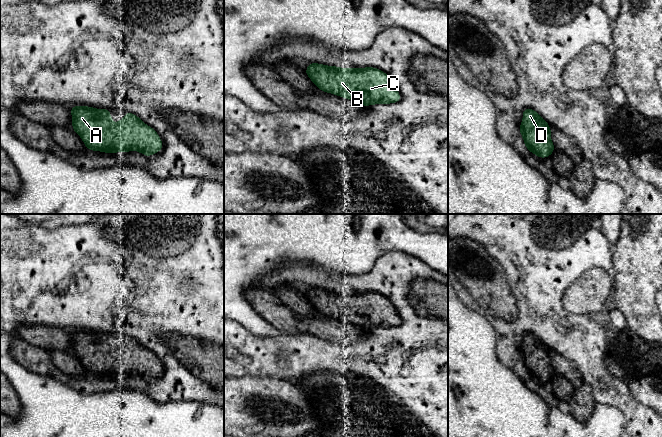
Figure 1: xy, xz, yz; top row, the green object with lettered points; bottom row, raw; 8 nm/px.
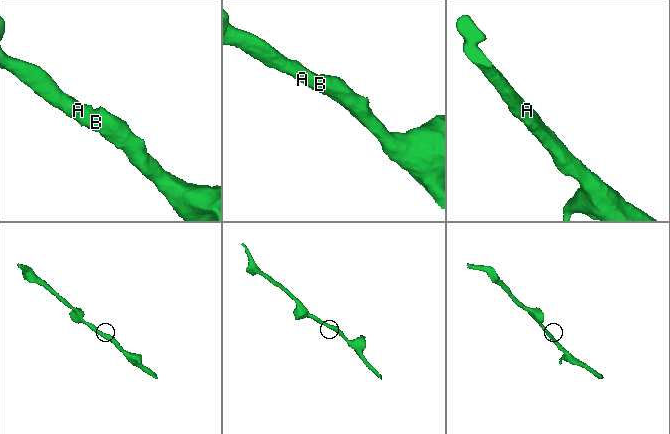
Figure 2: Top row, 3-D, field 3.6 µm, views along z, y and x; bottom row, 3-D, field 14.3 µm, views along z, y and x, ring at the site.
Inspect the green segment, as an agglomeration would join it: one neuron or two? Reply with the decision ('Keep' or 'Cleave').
Keep

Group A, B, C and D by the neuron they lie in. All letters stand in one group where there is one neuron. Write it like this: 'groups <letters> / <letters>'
groups A B C D

